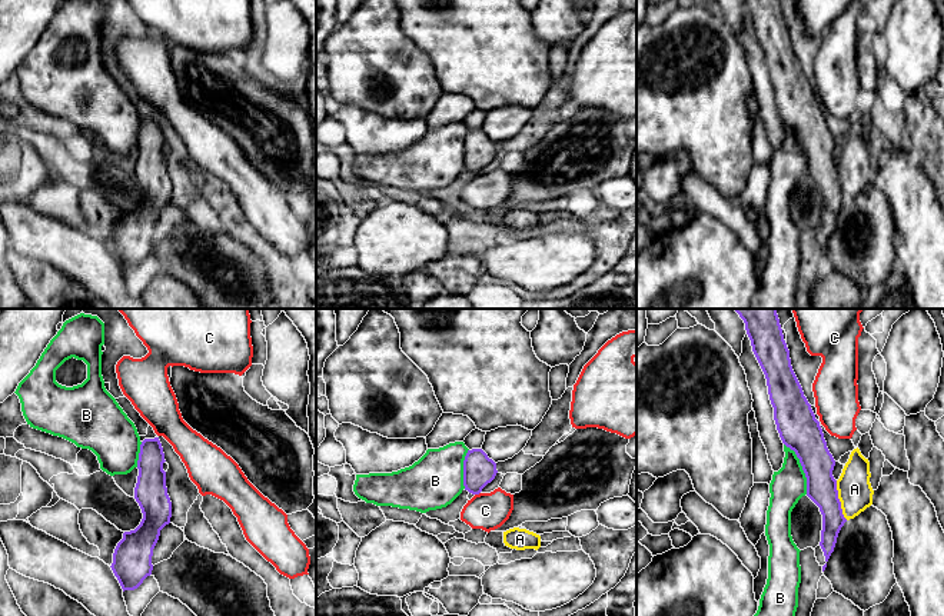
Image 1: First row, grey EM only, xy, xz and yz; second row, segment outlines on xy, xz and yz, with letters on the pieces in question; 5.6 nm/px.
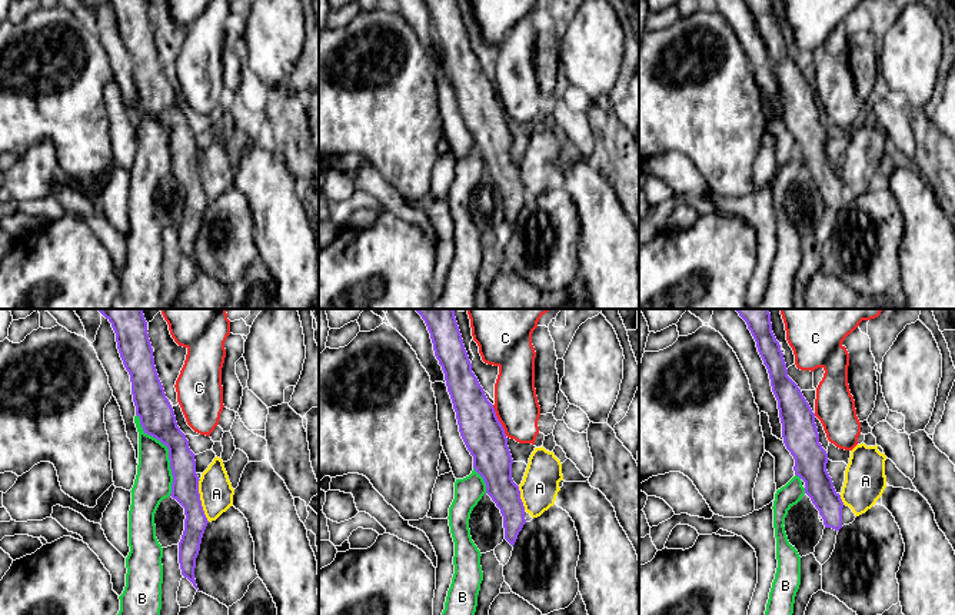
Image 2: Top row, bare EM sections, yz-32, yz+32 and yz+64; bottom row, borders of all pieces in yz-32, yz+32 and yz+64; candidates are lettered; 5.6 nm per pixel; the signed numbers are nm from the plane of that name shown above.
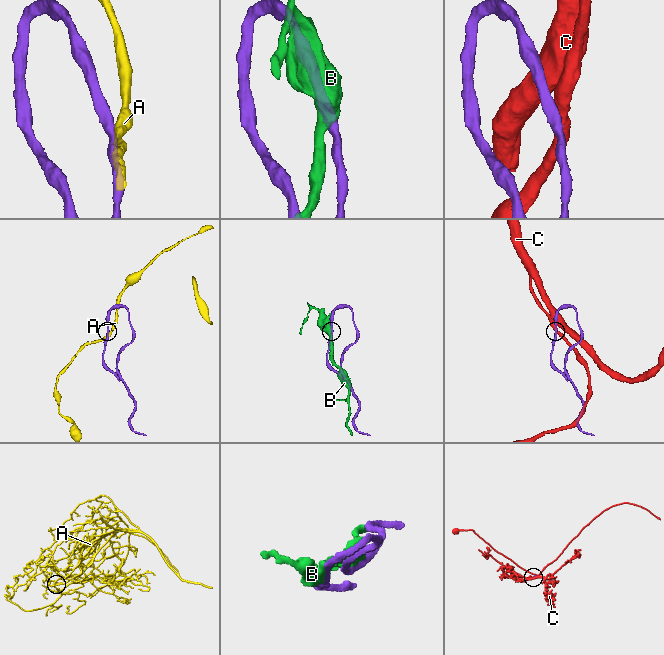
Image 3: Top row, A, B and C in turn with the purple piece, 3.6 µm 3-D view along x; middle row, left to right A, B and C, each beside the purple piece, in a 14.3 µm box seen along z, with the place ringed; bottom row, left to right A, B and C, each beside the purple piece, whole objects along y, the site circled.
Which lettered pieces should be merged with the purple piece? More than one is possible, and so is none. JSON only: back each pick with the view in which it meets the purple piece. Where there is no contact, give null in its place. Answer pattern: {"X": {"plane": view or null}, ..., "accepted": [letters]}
{"accepted": []}

